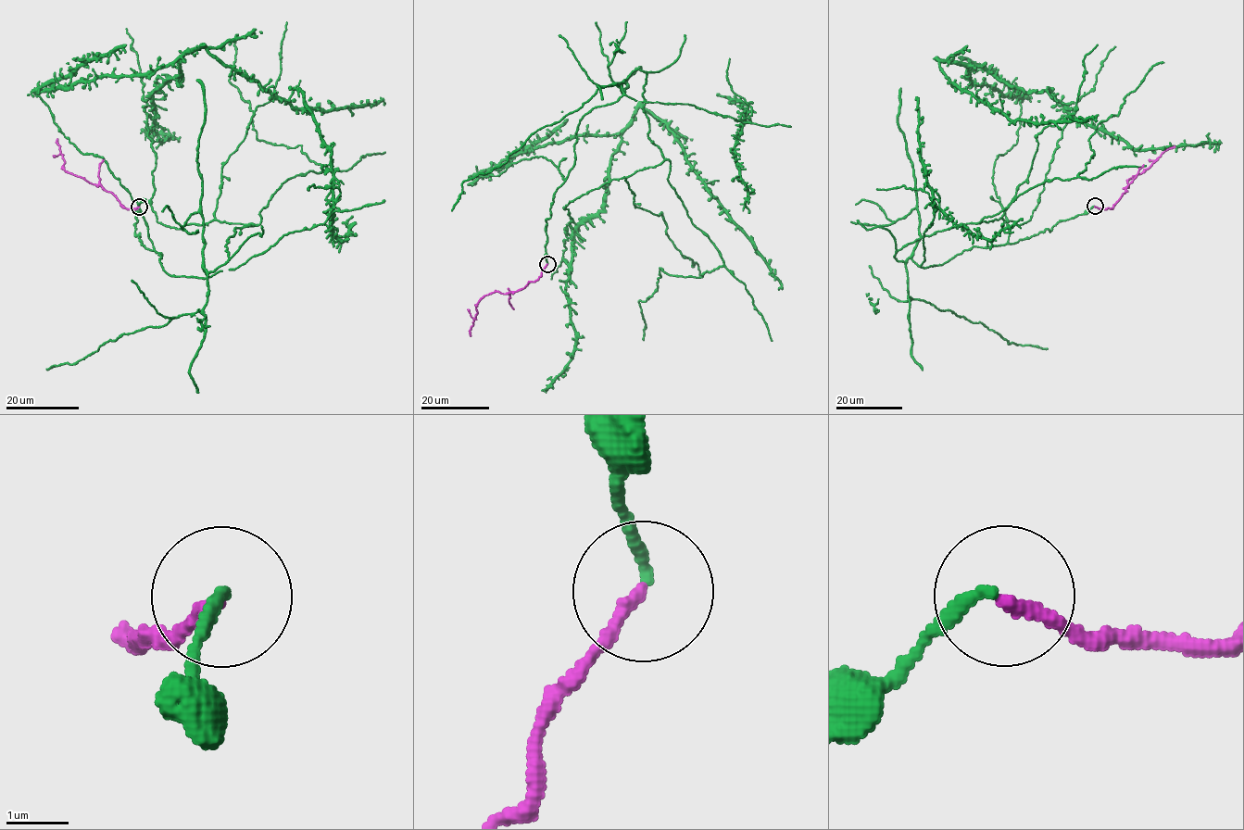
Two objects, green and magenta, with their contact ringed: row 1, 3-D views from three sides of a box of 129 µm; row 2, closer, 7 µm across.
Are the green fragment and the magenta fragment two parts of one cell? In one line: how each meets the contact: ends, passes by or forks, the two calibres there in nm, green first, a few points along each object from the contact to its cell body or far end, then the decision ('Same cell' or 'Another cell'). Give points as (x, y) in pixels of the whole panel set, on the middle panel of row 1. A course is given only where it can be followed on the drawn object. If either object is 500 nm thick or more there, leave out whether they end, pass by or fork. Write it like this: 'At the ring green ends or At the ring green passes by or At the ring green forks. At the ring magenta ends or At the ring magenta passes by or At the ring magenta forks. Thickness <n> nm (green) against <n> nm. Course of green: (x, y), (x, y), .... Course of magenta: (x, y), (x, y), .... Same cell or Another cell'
At the ring green ends. At the ring magenta ends. Thickness 200 nm (green) against 200 nm. Course of green: (547, 263), (558, 167), (538, 157), (474, 174), (618, 134), (603, 207), (575, 230), (575, 351), (546, 389). Course of magenta: (547, 264), (541, 275), (519, 291), (503, 294), (496, 292), (484, 295), (476, 308), (478, 313), (471, 336). Same cell

